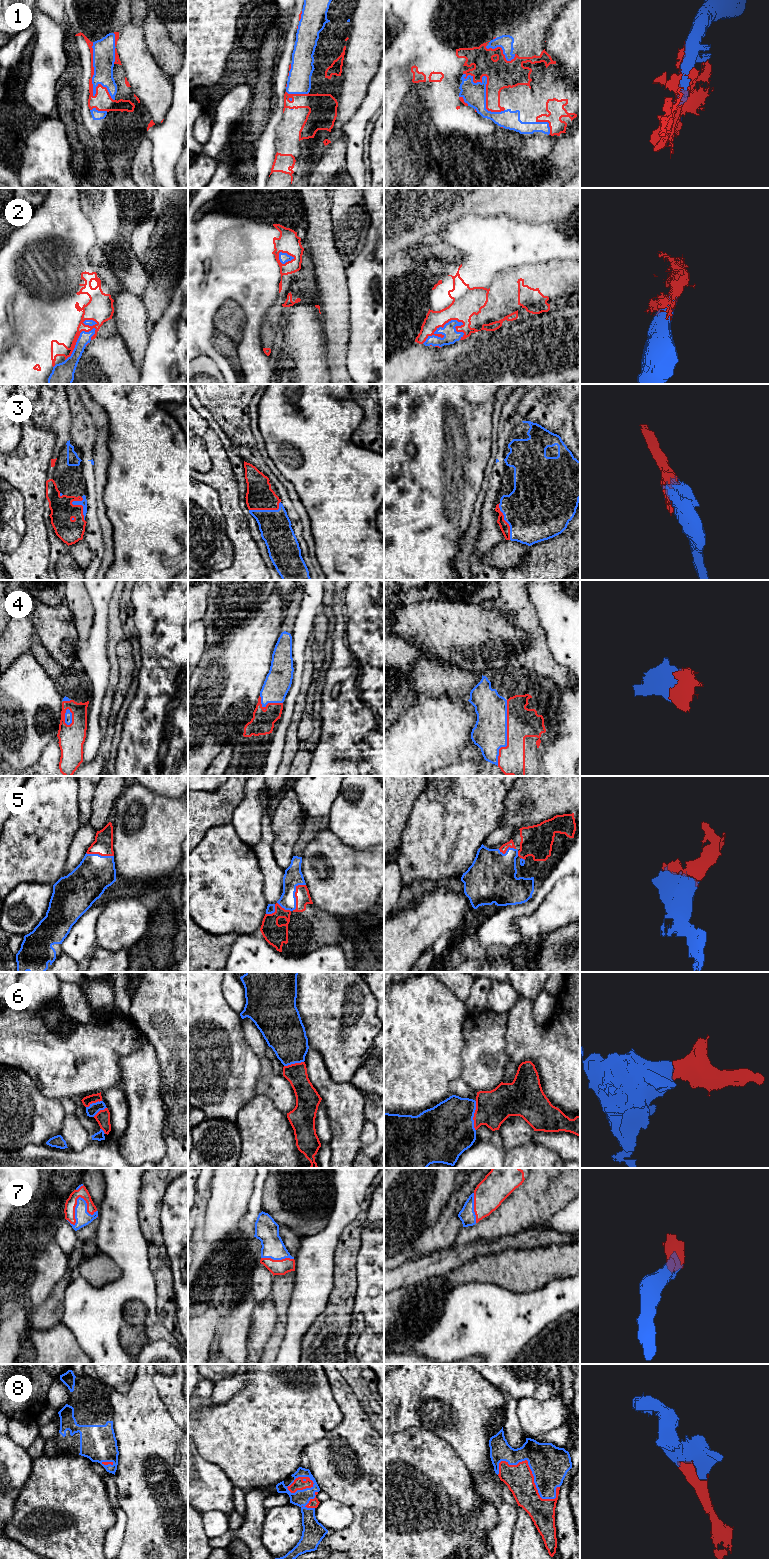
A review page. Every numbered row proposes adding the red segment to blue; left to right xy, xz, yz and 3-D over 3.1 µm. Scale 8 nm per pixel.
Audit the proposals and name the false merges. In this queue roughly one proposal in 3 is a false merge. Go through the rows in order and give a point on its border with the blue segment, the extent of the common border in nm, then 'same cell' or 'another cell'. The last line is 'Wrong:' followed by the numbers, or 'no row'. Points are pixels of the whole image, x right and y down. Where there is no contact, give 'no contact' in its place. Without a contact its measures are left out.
1: yz (485, 88) | 440 nm | same cell
2: yz (441, 327) | 380 nm | same cell
3: xy (78, 504) | 190 nm | same cell
4: yz (506, 734) | 550 nm | same cell
5: xz (294, 895) | 240 nm | same cell
6: yz (473, 1116) | 240 nm | same cell
7: xy (75, 1211) | 260 nm | same cell
8: yz (532, 1472) | 550 nm | same cell
Wrong: no row

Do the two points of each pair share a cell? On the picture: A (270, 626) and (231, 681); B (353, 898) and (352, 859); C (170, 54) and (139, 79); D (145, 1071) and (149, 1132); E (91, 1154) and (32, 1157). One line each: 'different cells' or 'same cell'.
A: same cell
B: same cell
C: different cells
D: same cell
E: same cell

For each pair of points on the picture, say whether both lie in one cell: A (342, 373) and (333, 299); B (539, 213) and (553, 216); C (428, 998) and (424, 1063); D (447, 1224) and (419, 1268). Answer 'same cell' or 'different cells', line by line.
A: same cell
B: same cell
C: same cell
D: different cells

